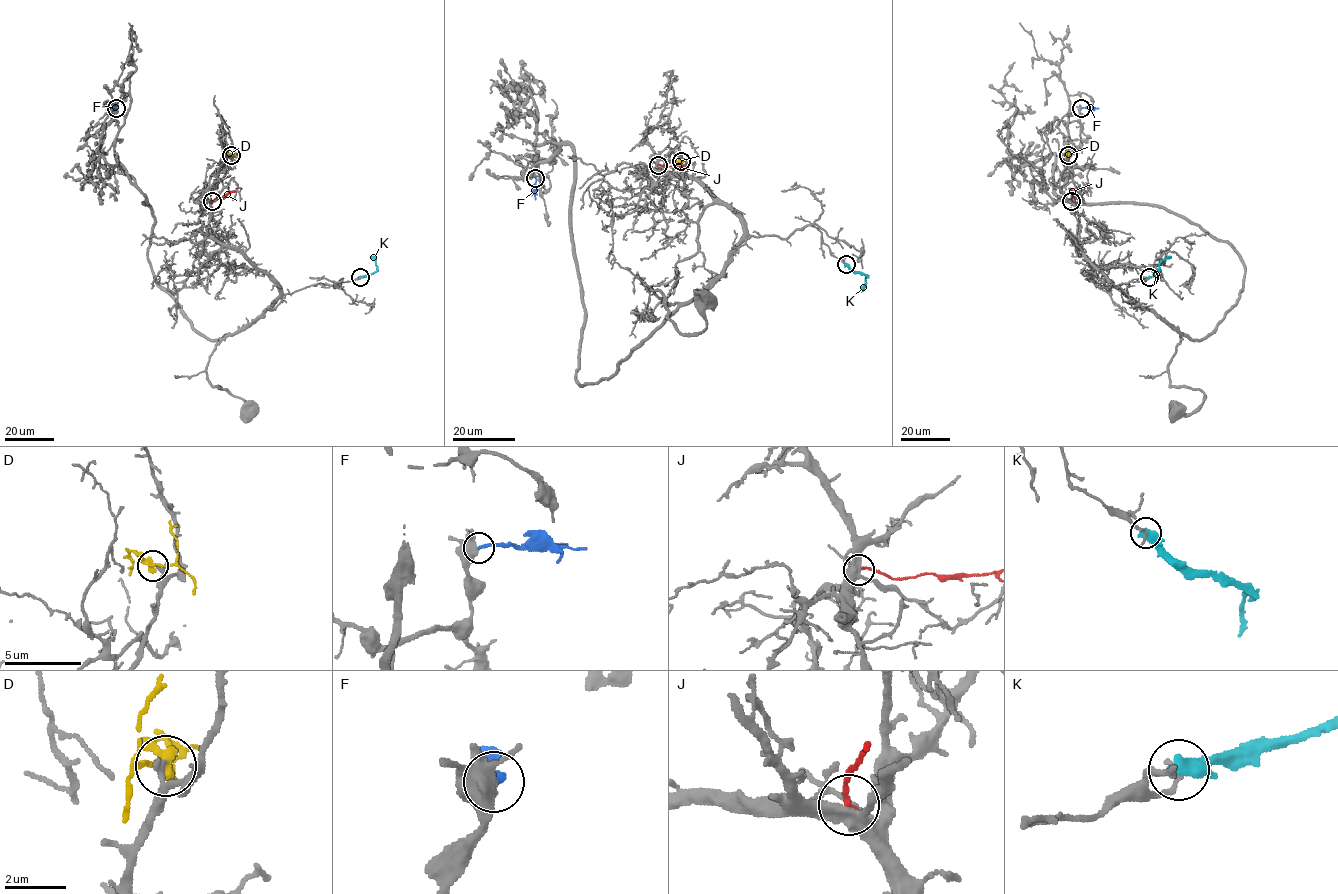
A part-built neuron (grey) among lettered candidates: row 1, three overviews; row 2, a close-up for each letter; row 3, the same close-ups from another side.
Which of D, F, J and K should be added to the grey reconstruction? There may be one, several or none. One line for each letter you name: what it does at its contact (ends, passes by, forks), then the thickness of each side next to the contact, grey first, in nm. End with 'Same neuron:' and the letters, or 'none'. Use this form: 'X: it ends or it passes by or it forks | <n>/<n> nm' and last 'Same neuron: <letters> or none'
D: it passes by | 200/300 nm
F: it ends | 400/220 nm
Same neuron: D, F

